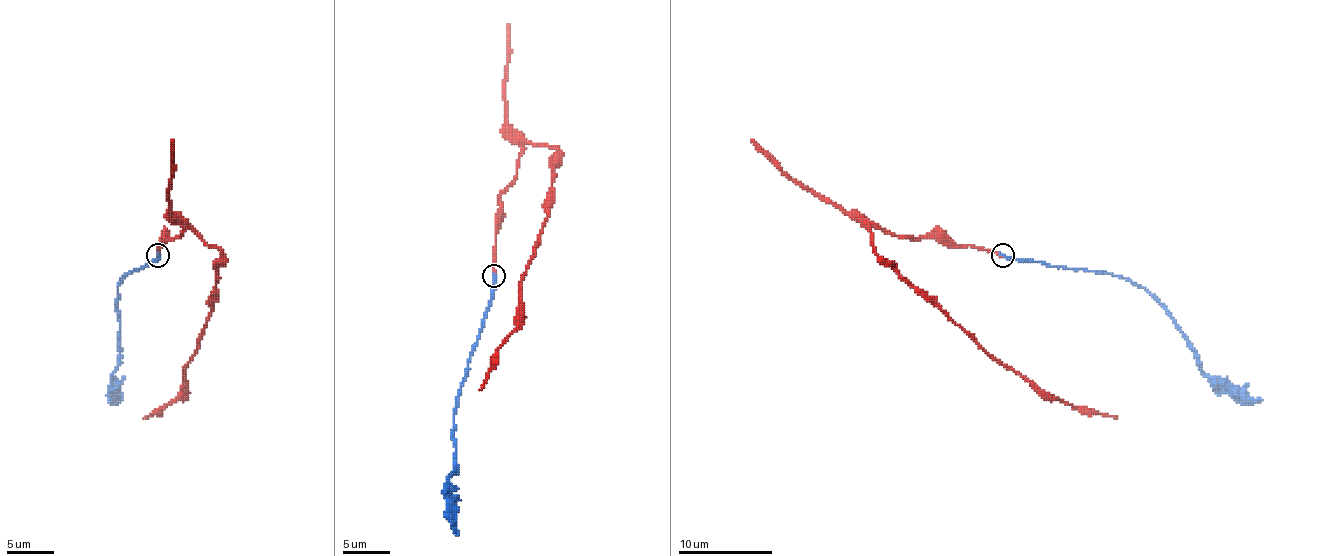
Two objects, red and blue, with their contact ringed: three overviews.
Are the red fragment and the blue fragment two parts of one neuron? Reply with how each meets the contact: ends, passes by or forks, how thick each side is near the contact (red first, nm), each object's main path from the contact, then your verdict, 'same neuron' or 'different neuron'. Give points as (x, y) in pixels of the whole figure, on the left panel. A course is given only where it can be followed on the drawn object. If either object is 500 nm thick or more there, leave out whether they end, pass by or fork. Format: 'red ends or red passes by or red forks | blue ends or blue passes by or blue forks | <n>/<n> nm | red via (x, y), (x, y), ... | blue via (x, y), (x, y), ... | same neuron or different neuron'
red ends | blue ends | 180/200 nm | red via (157, 254), (164, 238), (188, 226), (220, 259), (185, 388), (143, 418) | blue via (157, 254), (157, 259), (131, 271), (117, 287), (120, 364), (113, 374), (113, 393), (122, 400) | different neuron

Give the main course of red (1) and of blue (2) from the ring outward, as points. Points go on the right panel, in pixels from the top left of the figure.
1: (1002, 254), (906, 238), (873, 226), (873, 247), (882, 259), (983, 348), (1037, 388), (1077, 409), (1117, 418)
2: (1002, 254), (1084, 271), (1103, 271), (1145, 287), (1173, 320), (1196, 364), (1206, 374), (1262, 400)

